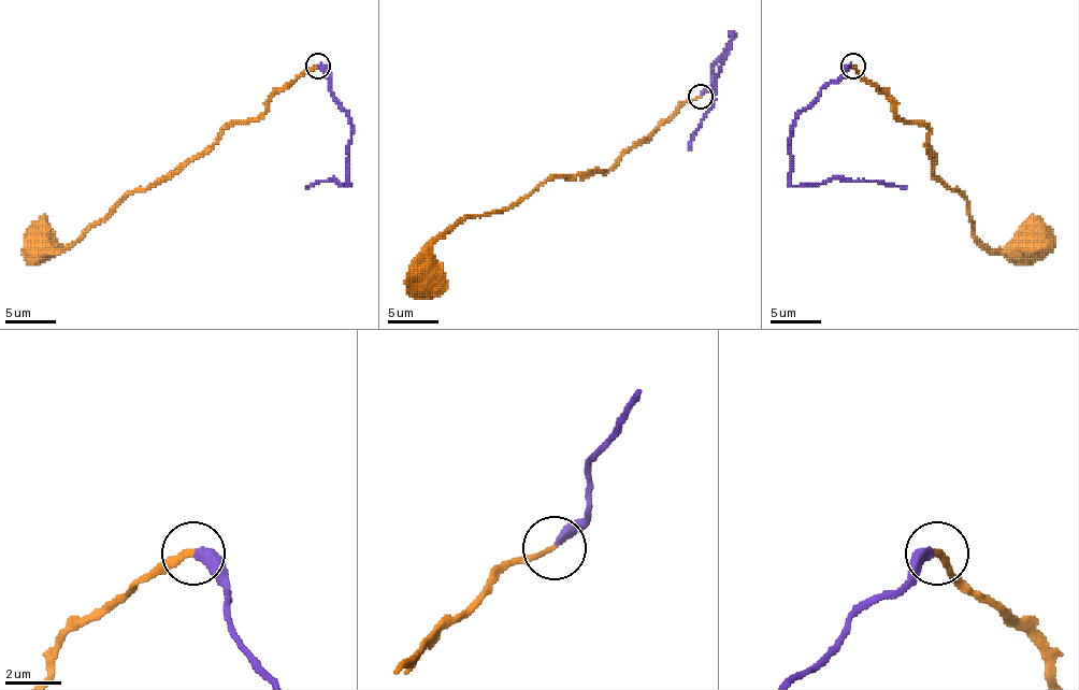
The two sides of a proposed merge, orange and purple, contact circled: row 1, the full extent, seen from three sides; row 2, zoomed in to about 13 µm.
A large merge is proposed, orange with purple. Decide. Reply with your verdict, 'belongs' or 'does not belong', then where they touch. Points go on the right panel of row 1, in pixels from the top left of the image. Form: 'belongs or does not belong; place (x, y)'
belongs; place (852, 66)

